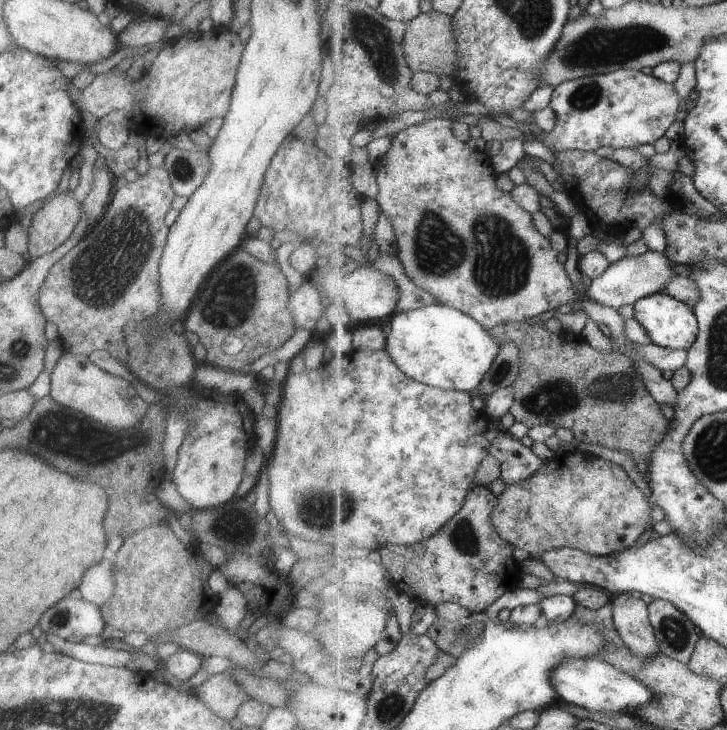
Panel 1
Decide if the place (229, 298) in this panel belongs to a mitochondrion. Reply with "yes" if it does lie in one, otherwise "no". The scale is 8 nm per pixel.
yes

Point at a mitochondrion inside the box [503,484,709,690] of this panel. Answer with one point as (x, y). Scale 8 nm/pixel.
(674, 631)

